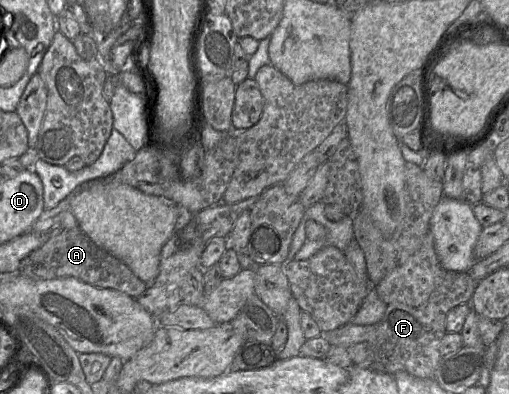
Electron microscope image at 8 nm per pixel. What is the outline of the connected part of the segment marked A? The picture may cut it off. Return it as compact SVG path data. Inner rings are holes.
M79 227L64 229L49 238L31 253L18 270L19 274L34 280L74 277L95 287L121 291L138 298L148 288L122 261L99 248Z

